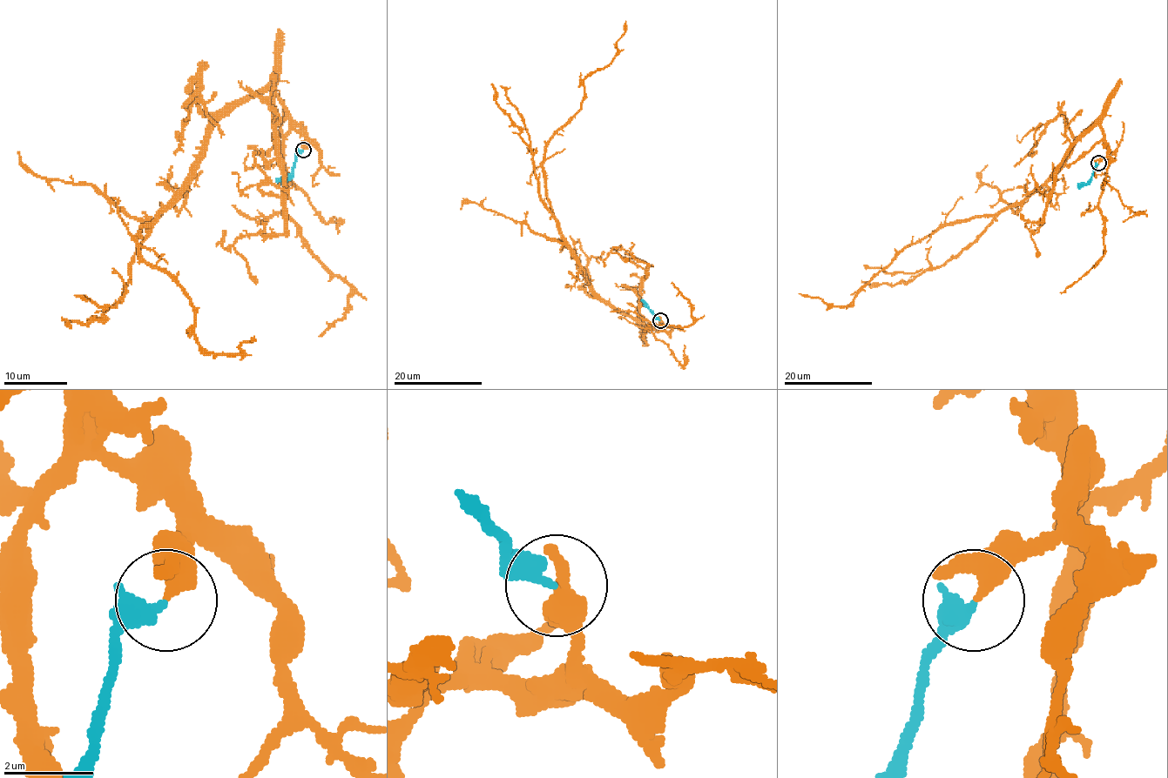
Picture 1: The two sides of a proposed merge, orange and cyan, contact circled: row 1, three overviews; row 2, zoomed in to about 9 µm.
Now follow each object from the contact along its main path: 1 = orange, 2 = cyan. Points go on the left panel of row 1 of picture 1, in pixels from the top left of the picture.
1: (303, 150), (268, 90), (239, 99), (136, 237), (189, 297), (208, 352), (238, 353), (254, 336)
2: (303, 150), (296, 155), (293, 172), (287, 178), (276, 182)

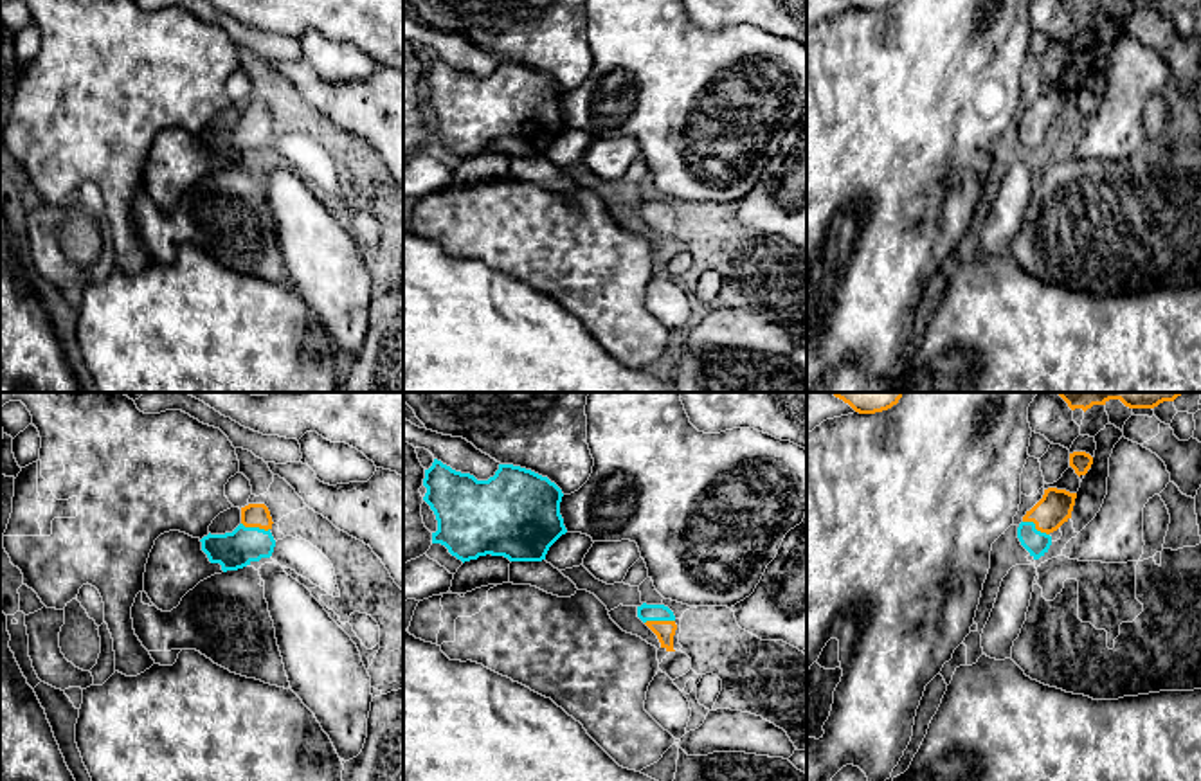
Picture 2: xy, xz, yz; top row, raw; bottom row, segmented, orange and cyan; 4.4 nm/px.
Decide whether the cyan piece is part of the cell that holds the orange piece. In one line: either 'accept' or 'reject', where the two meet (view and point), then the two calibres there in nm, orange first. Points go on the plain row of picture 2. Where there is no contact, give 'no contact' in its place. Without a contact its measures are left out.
accept | xz (659, 218) | 90/80 nm

